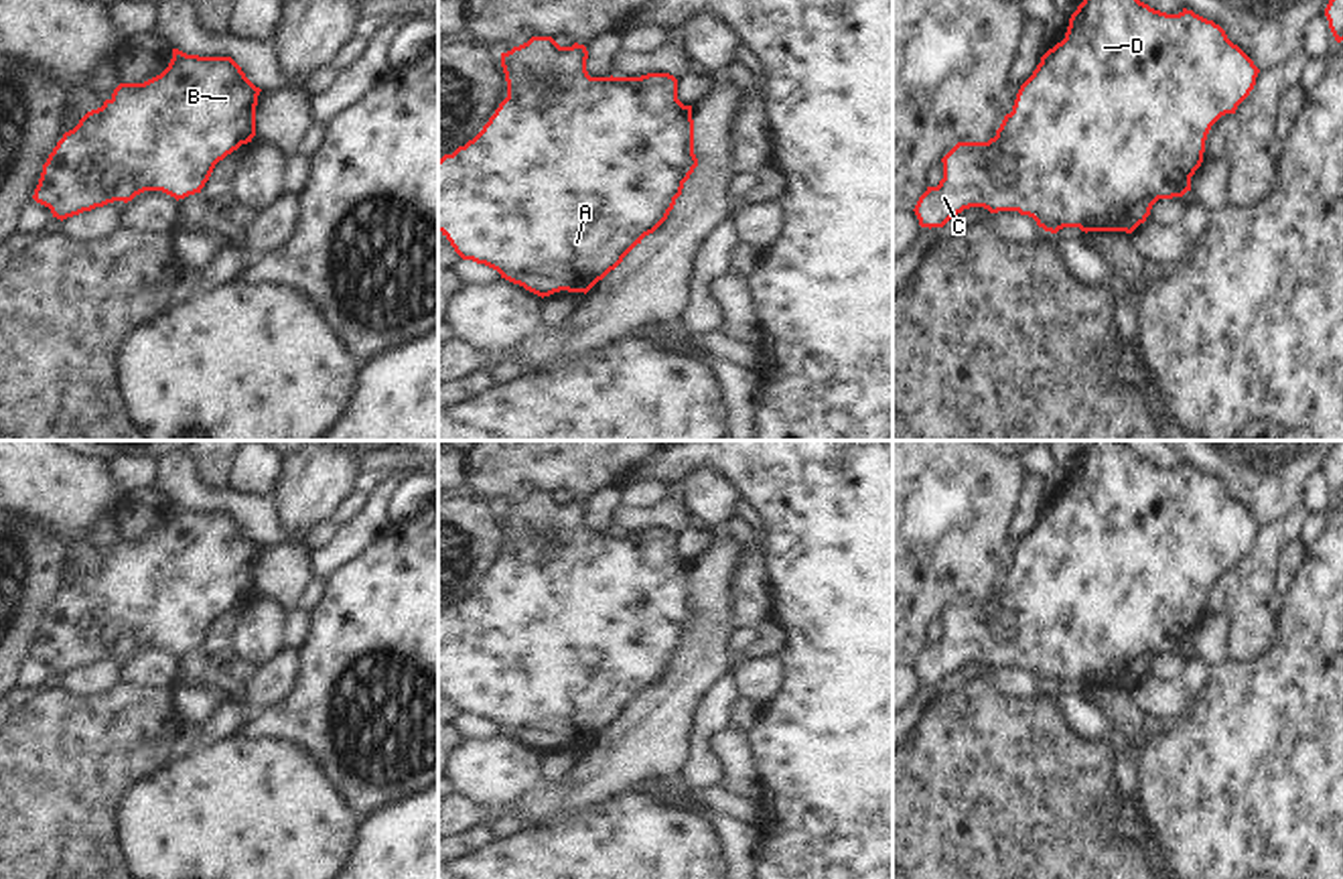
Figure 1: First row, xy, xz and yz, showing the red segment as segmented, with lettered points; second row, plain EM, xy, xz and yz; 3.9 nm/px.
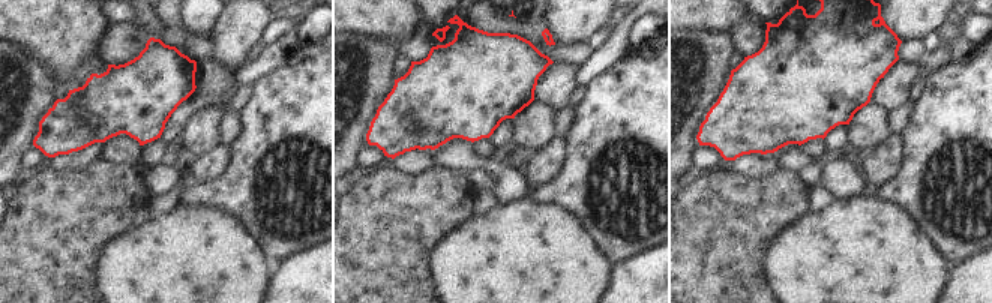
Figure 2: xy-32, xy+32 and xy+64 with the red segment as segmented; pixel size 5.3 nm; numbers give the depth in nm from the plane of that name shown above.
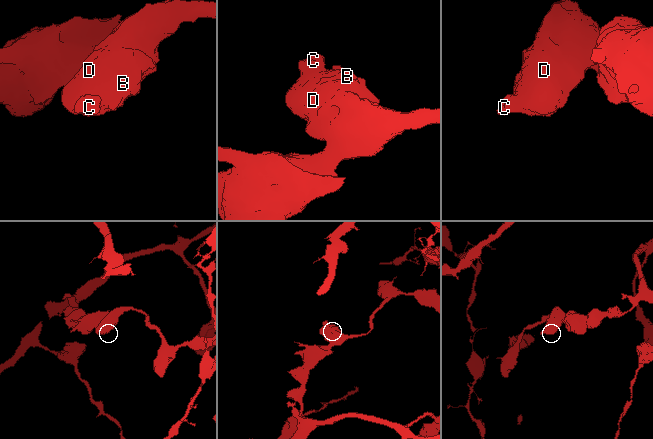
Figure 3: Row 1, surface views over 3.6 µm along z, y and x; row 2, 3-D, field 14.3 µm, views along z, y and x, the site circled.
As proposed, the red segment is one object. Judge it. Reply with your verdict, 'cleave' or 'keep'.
keep

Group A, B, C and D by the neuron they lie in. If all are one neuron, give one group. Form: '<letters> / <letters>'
A B C D

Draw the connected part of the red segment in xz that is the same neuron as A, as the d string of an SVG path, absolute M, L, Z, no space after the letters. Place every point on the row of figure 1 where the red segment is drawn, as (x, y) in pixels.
M532 37L527 43L501 53L507 97L473 140L438 160L438 231L463 260L485 264L497 270L501 278L542 298L560 290L586 294L598 280L615 270L645 235L653 233L667 219L676 199L682 195L684 183L698 166L694 154L692 106L684 106L678 99L678 79L674 75L590 77L586 59L588 51L584 45L574 43L572 47L560 47L552 37Z

